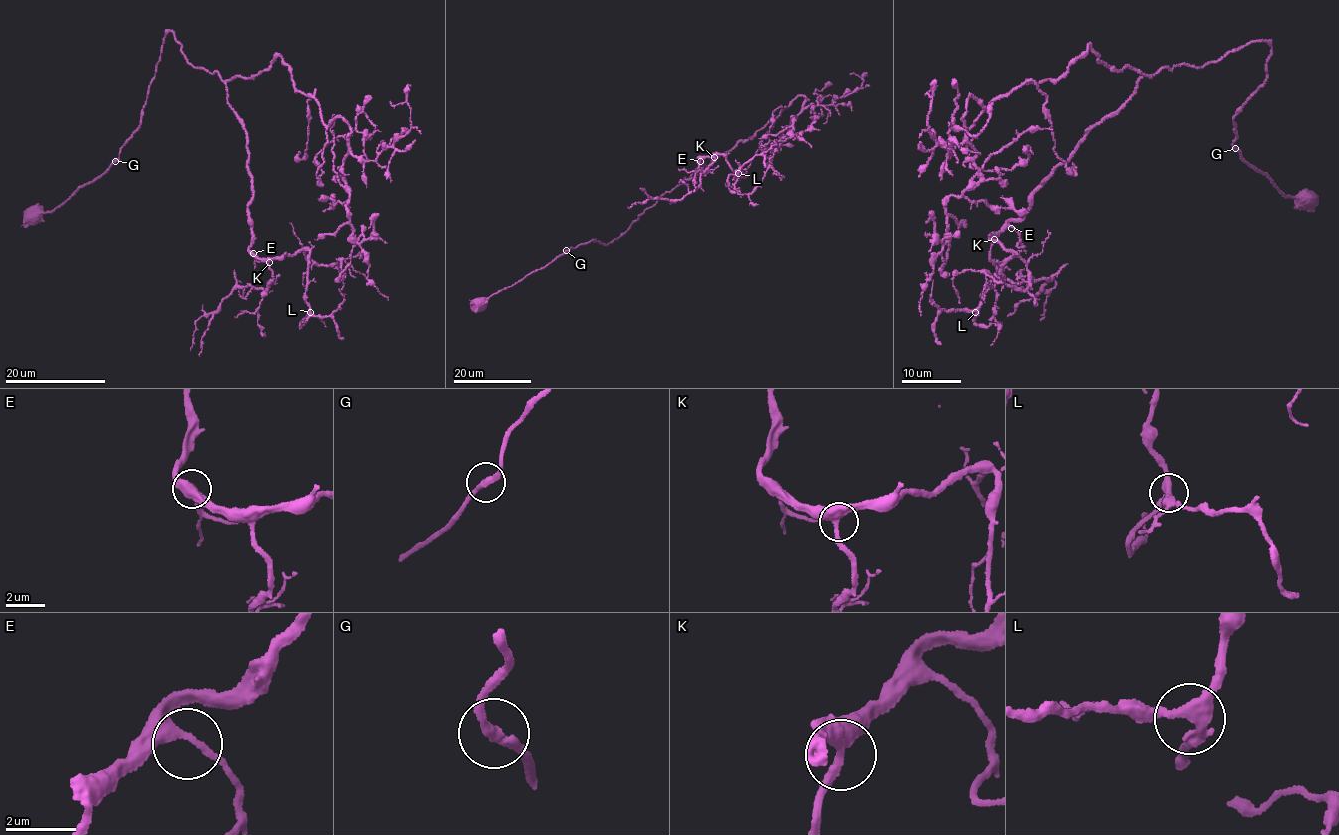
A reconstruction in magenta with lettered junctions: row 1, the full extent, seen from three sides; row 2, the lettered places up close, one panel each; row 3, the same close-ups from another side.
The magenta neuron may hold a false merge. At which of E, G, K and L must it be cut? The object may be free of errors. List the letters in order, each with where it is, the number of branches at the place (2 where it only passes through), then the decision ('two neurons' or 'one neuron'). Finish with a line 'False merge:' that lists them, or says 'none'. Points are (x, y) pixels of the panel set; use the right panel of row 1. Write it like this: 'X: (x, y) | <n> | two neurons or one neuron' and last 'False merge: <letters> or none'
E: (1011, 228) | 2 | one neuron
G: (1235, 148) | 2 | one neuron
K: (994, 239) | 3 | one neuron
L: (975, 312) | 3 | one neuron
False merge: none

